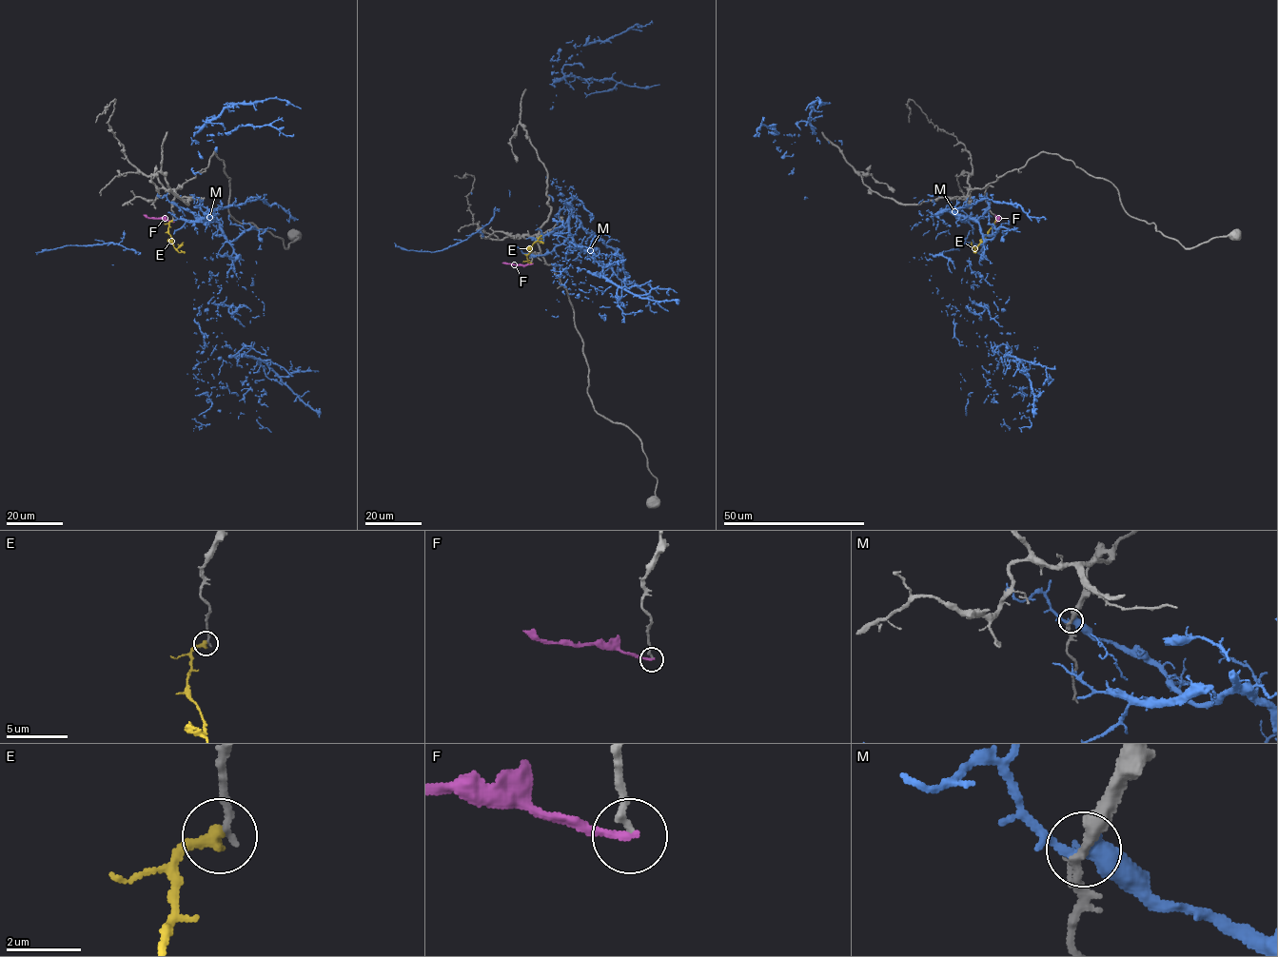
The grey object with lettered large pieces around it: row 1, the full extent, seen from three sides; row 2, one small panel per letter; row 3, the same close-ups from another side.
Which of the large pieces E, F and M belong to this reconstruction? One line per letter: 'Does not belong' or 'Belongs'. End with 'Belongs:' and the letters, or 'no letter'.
E: Belongs
F: Does not belong
M: Does not belong
Belongs: E

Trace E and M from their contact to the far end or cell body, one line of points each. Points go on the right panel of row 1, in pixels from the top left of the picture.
E: (995, 221), (977, 246), (974, 248), (968, 244)
M: (987, 202), (970, 219), (984, 252), (969, 297), (1001, 326), (1003, 373), (1033, 395), (1027, 418), (1003, 419)

